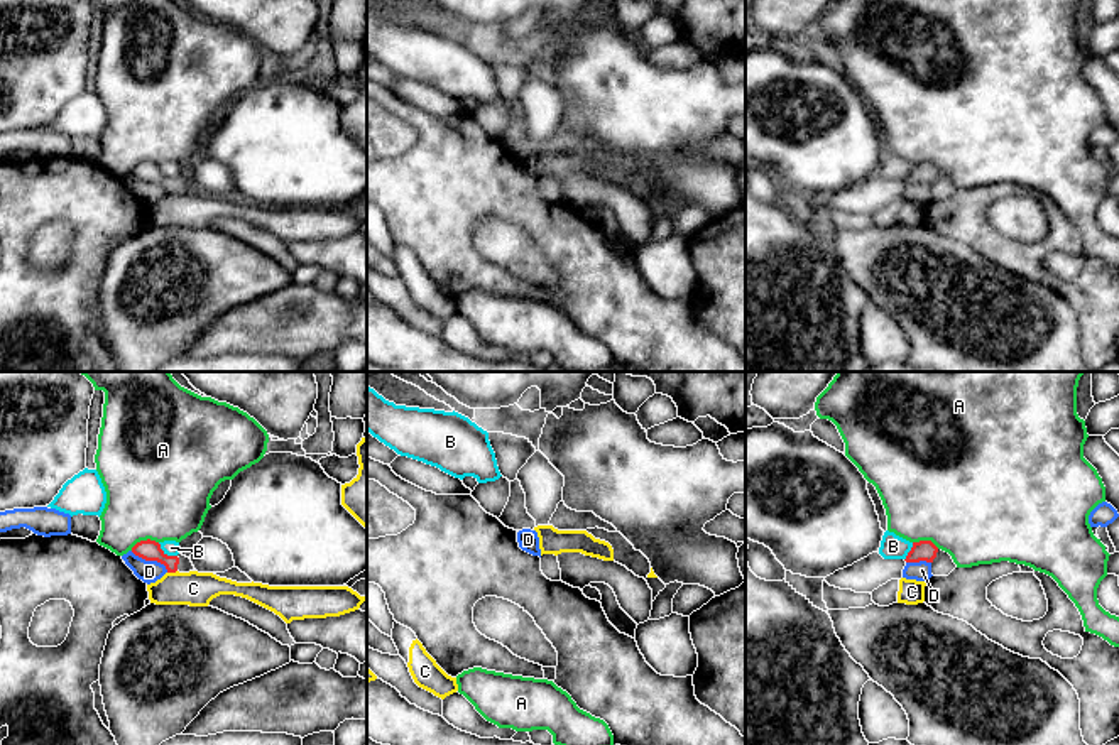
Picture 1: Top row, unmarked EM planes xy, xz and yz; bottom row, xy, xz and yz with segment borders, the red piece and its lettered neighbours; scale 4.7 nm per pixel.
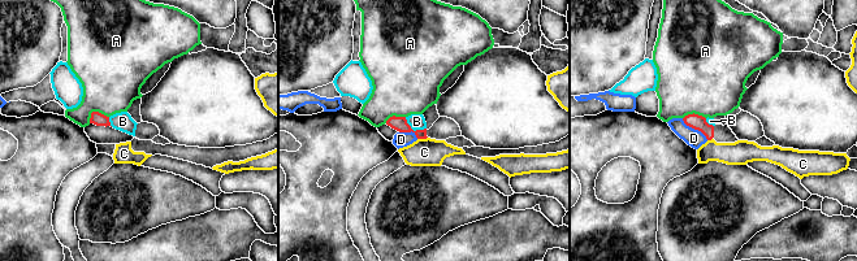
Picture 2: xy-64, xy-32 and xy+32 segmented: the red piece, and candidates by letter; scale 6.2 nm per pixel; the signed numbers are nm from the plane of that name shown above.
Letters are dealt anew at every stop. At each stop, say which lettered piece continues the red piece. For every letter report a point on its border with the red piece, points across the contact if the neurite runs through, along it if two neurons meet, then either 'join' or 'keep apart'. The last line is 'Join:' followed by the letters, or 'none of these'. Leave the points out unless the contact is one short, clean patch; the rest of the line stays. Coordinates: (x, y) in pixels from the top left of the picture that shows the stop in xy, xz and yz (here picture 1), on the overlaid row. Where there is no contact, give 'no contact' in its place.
A: contact xy (144, 541); keep apart
B: contact xy (166, 554); keep apart
C: contact xy (171, 571); border xy (176, 570), (168, 573); keep apart
D: contact xy (151, 560); border xy (131, 551), (146, 560), (159, 561), (168, 571); keep apart
Join: none of these

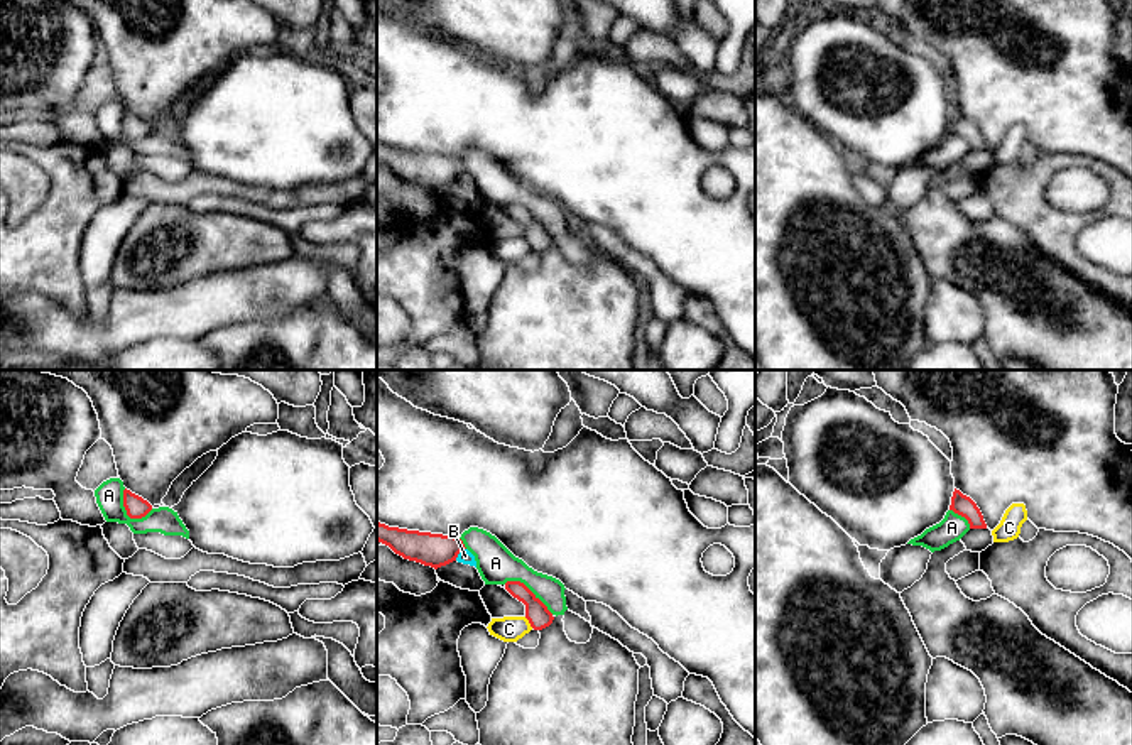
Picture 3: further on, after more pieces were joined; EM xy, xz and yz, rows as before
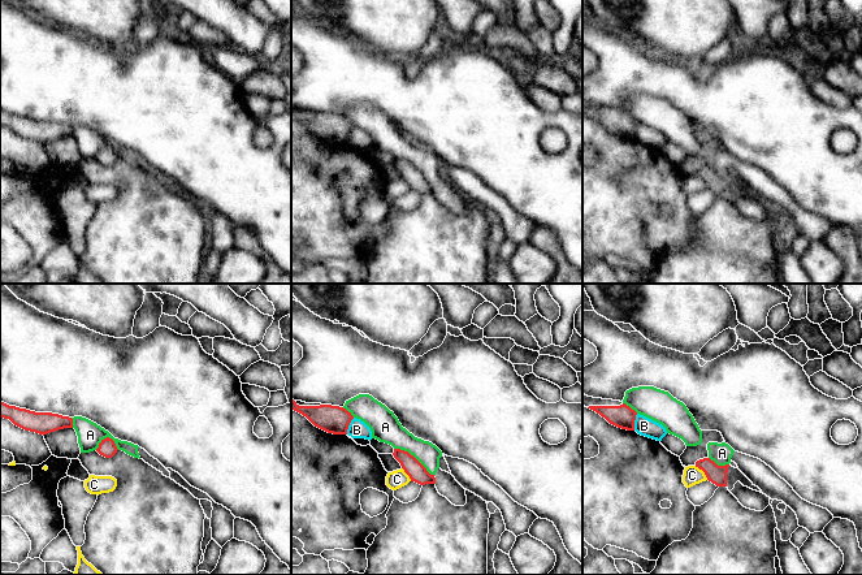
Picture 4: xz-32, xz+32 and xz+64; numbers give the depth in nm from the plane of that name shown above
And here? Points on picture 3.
A: contact xy (127, 514); keep apart
B: contact xz (458, 553); border xz (465, 548), (455, 560); keep apart
C: contact xz (529, 622); border xz (524, 617), (533, 627); keep apart
Join: none of these

